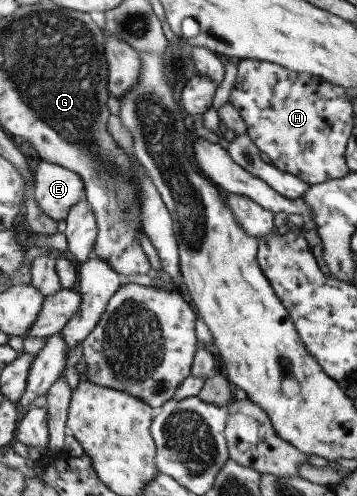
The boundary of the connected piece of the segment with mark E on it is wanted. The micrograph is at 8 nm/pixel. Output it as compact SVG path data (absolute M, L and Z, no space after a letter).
M42 159L35 170L35 199L55 221L67 220L70 211L86 198L85 181L77 171Z

